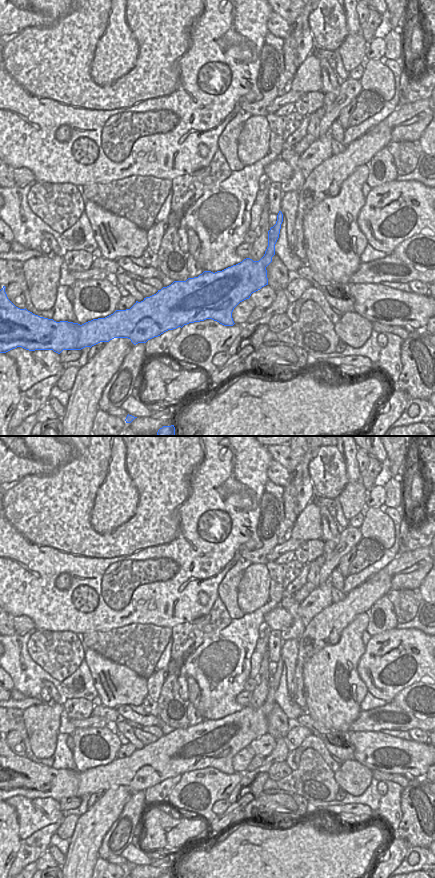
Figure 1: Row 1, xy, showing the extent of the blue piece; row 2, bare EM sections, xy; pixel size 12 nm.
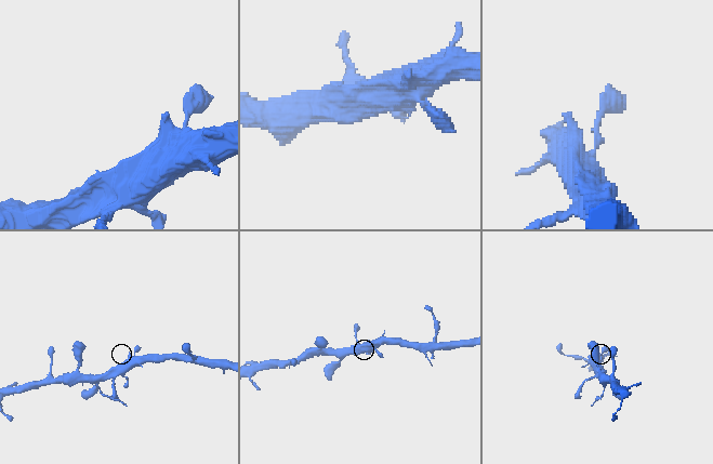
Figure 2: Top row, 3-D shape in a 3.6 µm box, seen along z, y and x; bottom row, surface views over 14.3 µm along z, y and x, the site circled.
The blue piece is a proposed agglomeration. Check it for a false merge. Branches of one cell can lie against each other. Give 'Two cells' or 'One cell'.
One cell.

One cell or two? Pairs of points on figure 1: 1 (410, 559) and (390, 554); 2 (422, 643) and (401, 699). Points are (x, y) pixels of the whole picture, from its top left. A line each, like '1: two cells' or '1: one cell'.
1: two cells
2: two cells

